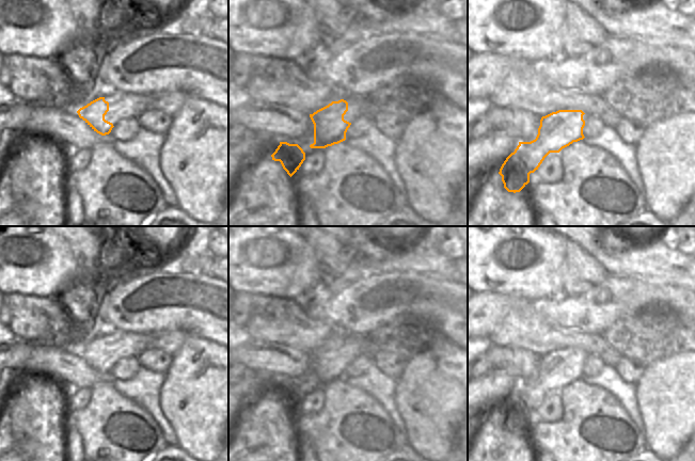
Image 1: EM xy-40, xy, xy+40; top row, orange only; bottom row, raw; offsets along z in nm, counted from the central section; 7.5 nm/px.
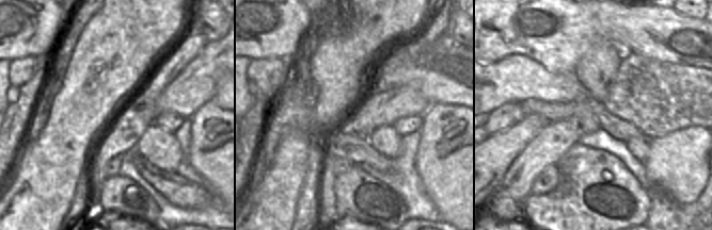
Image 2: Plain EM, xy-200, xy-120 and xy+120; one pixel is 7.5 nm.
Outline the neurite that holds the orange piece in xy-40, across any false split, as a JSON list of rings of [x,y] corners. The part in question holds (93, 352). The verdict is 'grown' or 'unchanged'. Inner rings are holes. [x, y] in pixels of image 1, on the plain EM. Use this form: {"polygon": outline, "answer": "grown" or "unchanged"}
{"polygon": [[[110,332],[80,347],[77,352],[94,370],[109,373],[125,357],[137,357],[152,346],[152,334]]], "answer": "grown"}

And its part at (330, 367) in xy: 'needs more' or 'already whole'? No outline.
needs more

